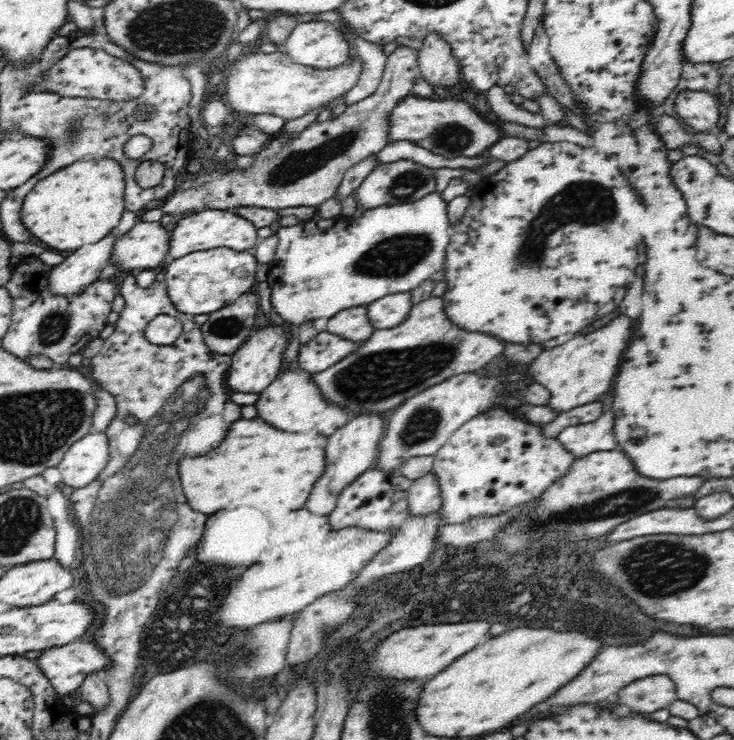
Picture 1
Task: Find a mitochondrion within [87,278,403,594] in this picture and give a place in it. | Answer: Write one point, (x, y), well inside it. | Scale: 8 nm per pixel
(229, 326)

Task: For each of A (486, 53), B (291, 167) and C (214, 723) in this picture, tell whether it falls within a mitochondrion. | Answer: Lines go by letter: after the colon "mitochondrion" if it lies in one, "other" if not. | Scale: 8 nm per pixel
A: other
B: mitochondrion
C: mitochondrion

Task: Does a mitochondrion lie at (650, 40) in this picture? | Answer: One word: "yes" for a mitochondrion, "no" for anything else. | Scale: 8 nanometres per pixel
no

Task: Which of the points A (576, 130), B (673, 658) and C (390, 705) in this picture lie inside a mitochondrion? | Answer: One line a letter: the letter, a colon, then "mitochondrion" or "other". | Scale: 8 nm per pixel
A: other
B: other
C: mitochondrion

